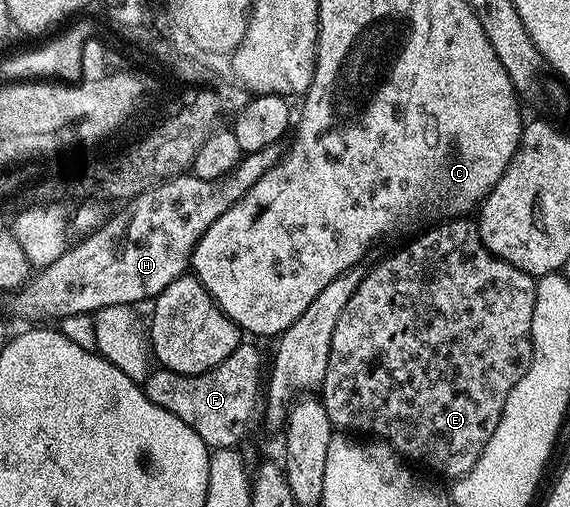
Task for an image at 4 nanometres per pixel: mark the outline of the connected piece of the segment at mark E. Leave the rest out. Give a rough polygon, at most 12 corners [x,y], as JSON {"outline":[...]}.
{"outline":[[447,219],[333,327],[332,426],[458,479],[529,371],[536,278]]}

